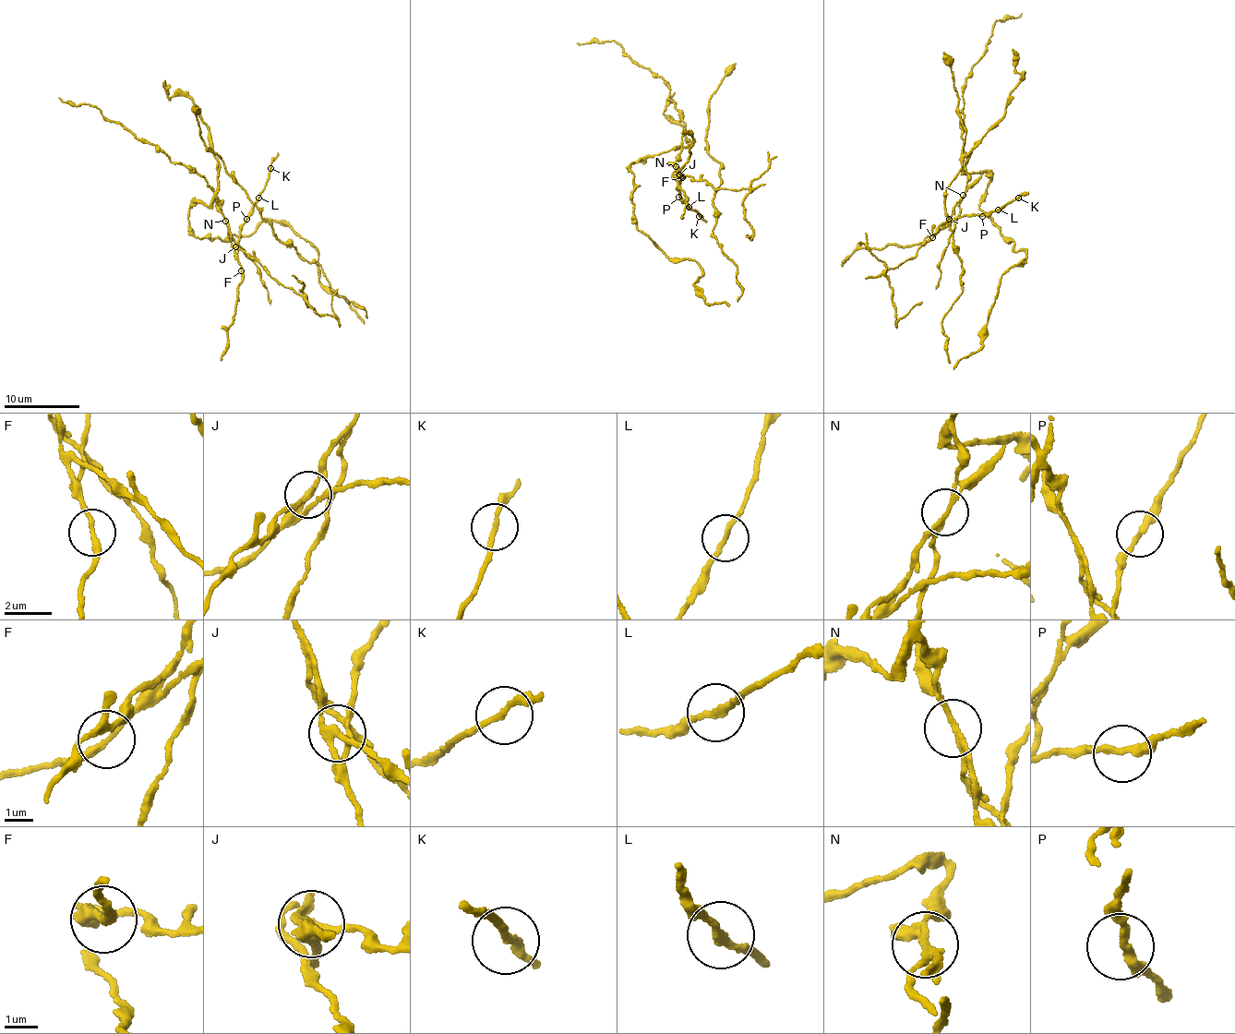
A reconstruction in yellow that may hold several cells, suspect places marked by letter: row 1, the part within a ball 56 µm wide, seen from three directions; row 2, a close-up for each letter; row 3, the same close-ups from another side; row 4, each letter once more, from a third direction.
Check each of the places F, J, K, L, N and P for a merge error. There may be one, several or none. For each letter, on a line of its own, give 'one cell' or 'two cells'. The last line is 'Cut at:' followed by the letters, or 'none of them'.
F: one cell
J: two cells
K: one cell
L: one cell
N: two cells
P: one cell
Cut at: J, N

